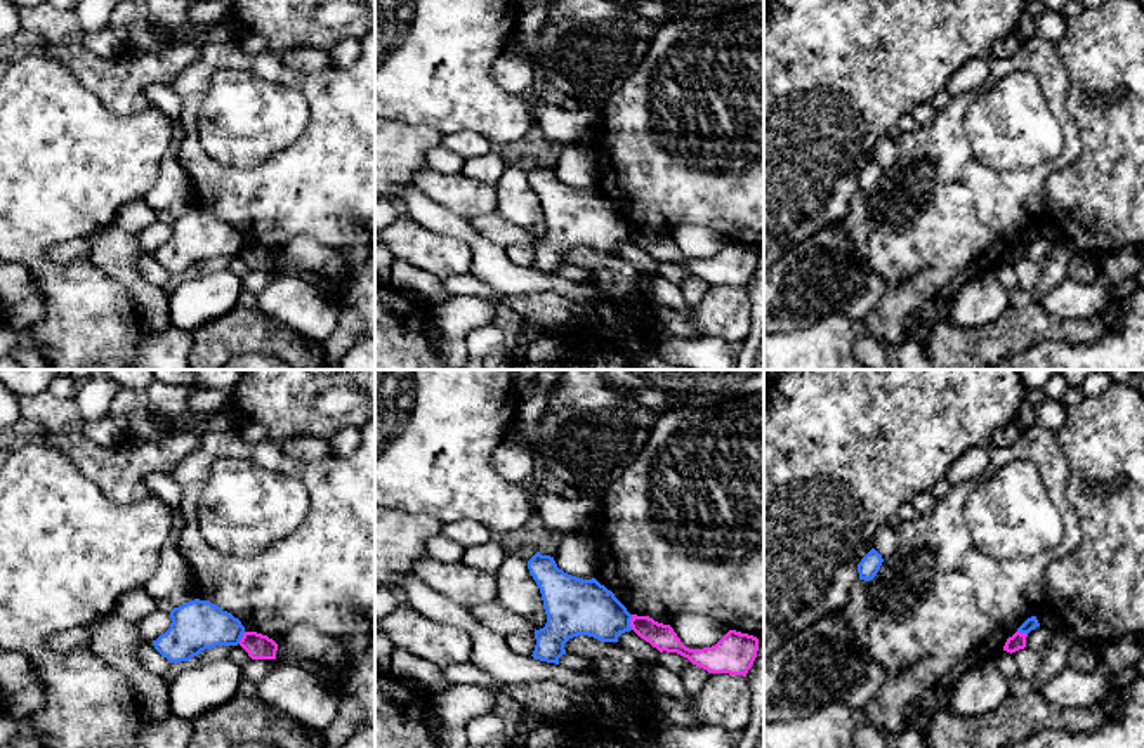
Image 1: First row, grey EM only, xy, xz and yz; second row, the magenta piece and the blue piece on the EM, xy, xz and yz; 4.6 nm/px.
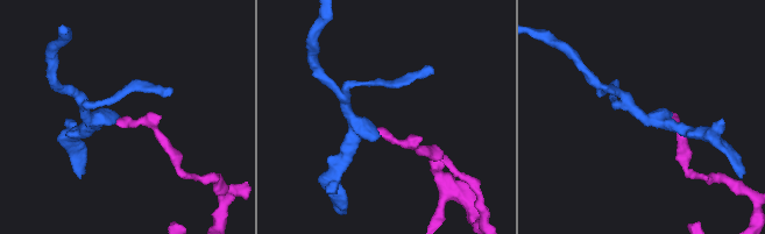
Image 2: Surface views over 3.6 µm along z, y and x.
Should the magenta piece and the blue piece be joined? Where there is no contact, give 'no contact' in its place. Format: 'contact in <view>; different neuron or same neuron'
contact in xz; different neuron

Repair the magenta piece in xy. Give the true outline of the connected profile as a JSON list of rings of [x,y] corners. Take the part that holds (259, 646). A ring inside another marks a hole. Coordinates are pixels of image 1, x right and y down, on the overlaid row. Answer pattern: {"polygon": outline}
{"polygon": [[[245,632],[240,646],[252,659],[276,659],[278,644],[267,635],[257,632]]]}

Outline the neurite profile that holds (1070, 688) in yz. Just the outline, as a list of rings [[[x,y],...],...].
[[[1066,666],[1057,675],[1047,679],[1036,692],[1062,708],[1101,705],[1106,717],[1121,717],[1121,691],[1114,686],[1111,675],[1104,675],[1099,670],[1080,672]]]

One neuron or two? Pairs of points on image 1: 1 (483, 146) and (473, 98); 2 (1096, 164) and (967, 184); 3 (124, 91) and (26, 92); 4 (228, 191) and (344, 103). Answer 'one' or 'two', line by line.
1: two
2: two
3: two
4: one

